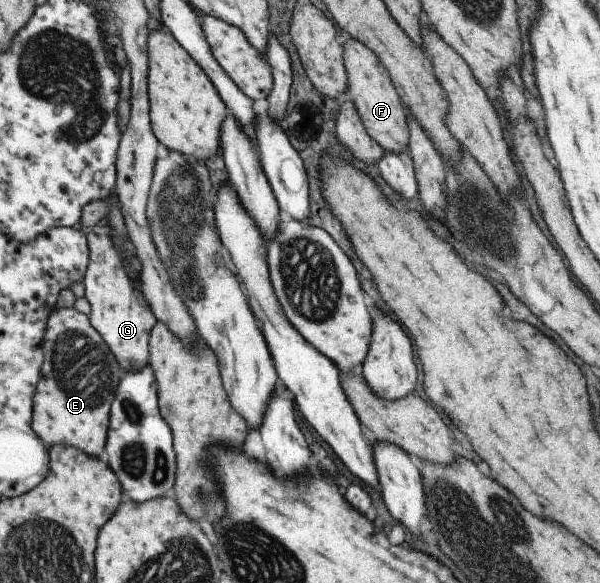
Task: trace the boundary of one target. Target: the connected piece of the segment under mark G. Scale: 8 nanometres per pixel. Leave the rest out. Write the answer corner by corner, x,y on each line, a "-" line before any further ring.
95,225
86,235
88,267
82,283
84,297
91,304
88,317
91,326
109,347
120,369
125,372
140,371
149,364
148,342
157,319
141,293
141,283
135,284
127,275
120,254
110,237
110,225

